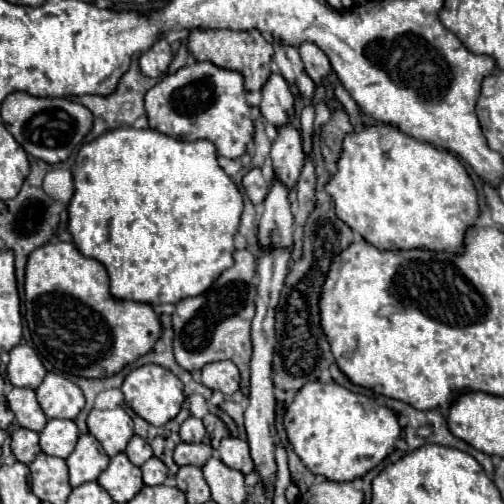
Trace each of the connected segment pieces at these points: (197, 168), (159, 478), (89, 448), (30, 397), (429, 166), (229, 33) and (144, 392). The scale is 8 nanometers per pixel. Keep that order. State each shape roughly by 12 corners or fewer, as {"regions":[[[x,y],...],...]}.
{"regions":[[[122,126],[76,156],[68,230],[110,292],[206,292],[242,194],[210,140]],[[160,458],[142,464],[146,486],[164,484],[168,468]],[[82,434],[66,462],[70,484],[98,480],[110,458]],[[12,388],[6,398],[22,428],[40,432],[48,418],[34,390]],[[348,134],[326,192],[378,250],[458,252],[480,214],[448,150]],[[192,30],[196,60],[262,90],[274,46],[258,30]],[[166,368],[132,370],[126,404],[152,426],[182,408],[184,384]]]}

